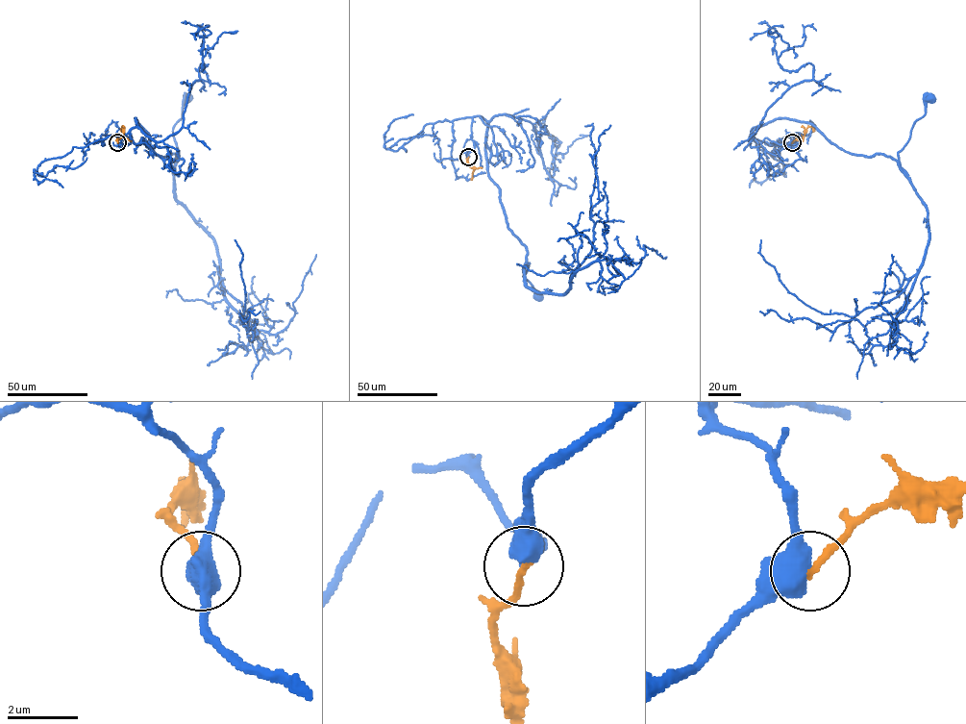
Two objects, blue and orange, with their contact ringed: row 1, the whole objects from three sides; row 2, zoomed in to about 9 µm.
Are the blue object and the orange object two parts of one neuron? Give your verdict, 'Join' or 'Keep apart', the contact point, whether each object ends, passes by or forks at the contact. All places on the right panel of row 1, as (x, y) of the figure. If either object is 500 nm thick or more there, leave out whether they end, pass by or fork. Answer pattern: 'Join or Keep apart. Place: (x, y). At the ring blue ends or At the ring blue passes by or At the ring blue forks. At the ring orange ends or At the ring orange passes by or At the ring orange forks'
Keep apart. Place: (792, 142). At the ring blue forks. At the ring orange ends

